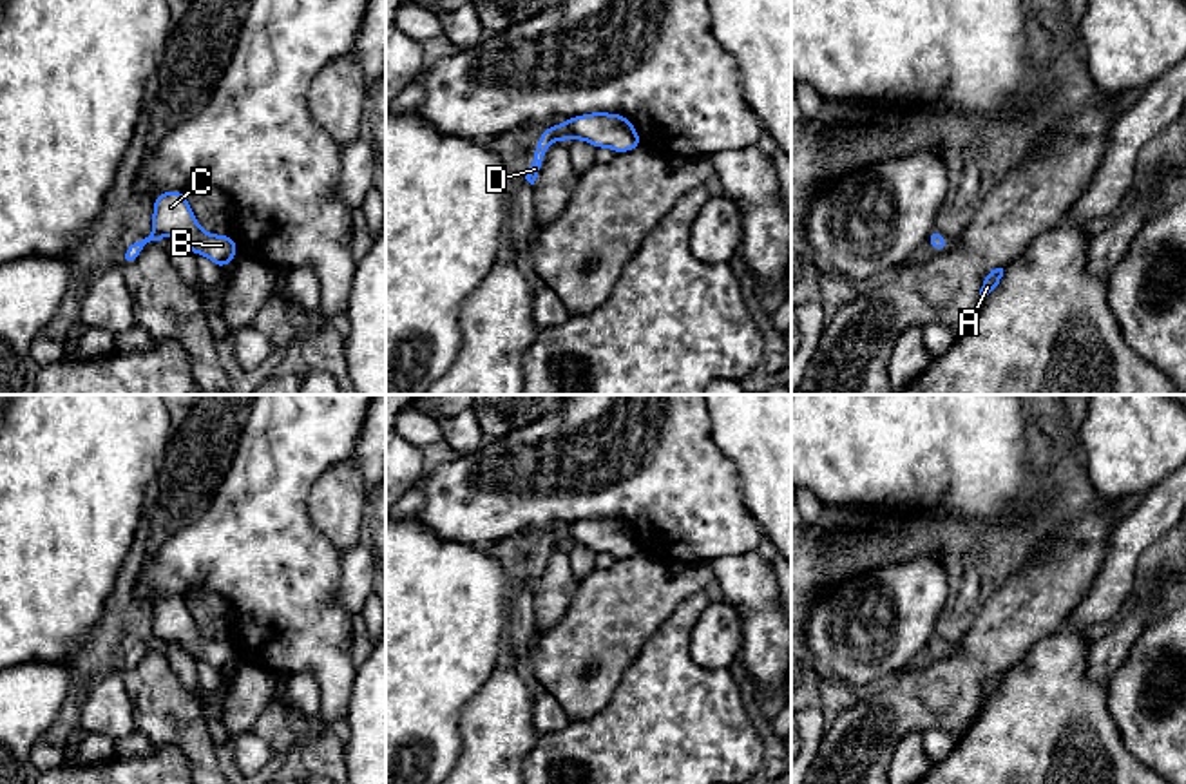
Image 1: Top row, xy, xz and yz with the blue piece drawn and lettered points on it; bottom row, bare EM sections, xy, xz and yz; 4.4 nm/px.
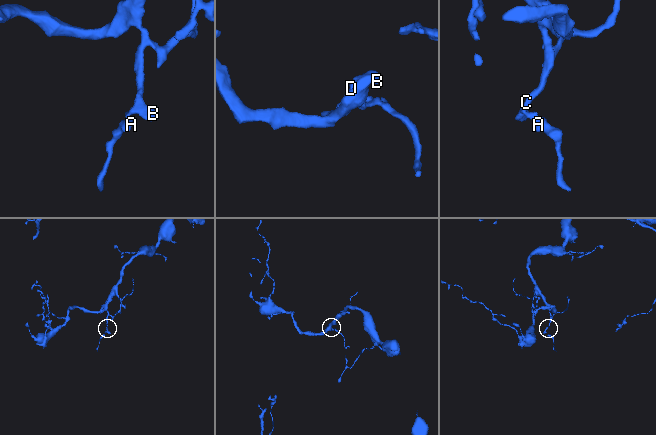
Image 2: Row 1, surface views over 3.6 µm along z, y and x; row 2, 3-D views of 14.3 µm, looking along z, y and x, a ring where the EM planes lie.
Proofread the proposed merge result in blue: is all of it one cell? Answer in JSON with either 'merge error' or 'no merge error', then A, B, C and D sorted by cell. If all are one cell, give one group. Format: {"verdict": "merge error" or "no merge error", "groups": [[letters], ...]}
{"verdict": "no merge error", "groups": [["A", "B", "C", "D"]]}

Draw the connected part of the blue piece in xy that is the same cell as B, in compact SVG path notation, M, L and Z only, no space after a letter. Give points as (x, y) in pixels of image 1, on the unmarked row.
M167 596L154 605L152 639L129 652L125 664L134 666L143 652L163 643L177 643L194 661L208 663L217 674L235 664L237 648L230 641L205 637L183 598Z

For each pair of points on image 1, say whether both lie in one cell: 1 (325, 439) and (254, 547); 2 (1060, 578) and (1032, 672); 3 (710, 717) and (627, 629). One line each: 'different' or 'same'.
1: same
2: different
3: different

